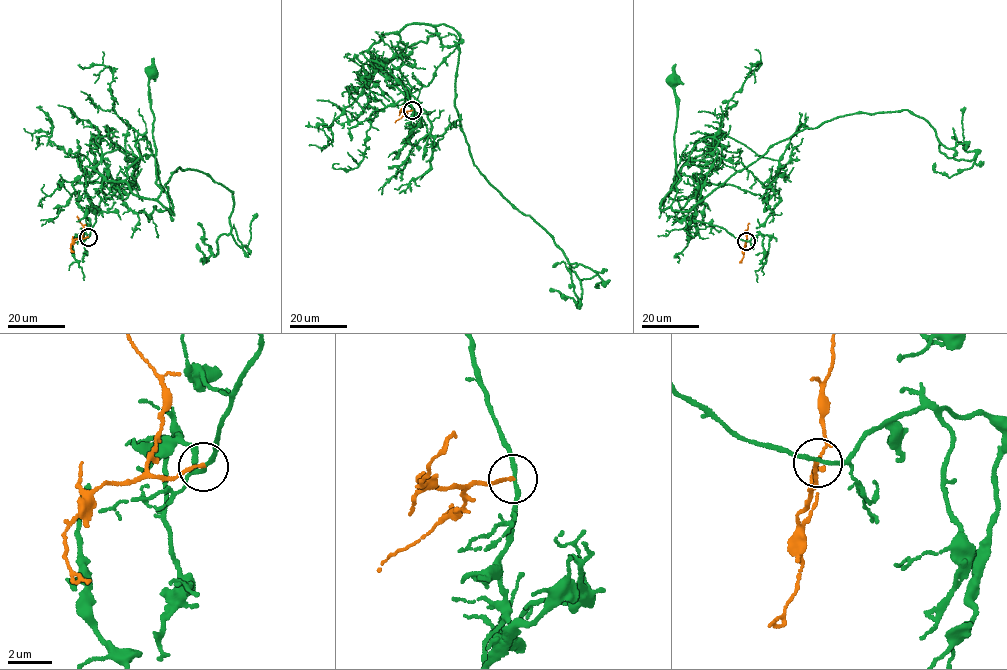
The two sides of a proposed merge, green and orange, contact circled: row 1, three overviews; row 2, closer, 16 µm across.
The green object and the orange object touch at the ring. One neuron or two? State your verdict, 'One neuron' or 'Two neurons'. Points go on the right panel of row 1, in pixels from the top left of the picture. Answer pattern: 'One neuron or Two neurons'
Two neurons

